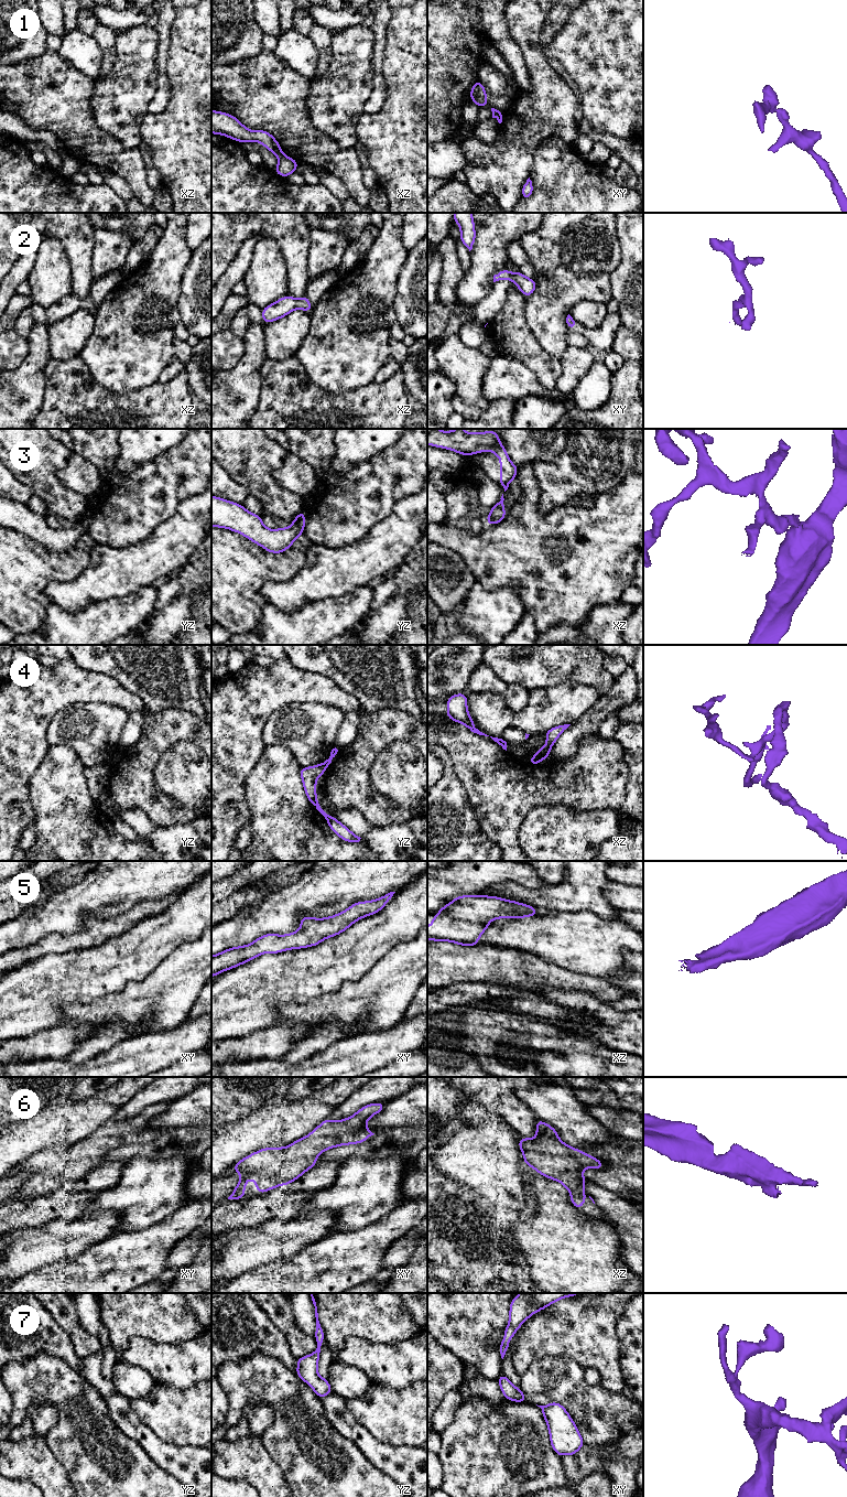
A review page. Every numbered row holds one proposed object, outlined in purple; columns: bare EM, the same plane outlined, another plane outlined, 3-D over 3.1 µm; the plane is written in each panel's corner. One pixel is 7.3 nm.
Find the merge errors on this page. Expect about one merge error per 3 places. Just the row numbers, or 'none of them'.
1, 4

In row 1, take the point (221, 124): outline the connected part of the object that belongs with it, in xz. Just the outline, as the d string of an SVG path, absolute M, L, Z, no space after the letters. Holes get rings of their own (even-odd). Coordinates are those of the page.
M211 110L211 133L224 134L241 143L260 142L278 158L284 155L278 140L271 133L263 130L249 130L236 117L226 112Z

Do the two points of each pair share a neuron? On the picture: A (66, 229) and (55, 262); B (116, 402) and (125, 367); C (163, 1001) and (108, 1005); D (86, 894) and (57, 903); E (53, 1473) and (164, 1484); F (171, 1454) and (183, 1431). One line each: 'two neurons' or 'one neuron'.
A: two neurons
B: two neurons
C: one neuron
D: one neuron
E: two neurons
F: two neurons

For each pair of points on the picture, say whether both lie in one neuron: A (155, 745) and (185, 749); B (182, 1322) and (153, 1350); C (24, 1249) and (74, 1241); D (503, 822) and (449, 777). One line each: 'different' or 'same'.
A: different
B: different
C: same
D: different

